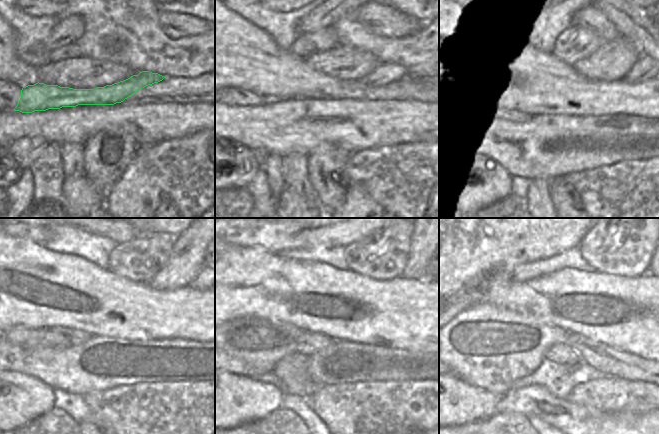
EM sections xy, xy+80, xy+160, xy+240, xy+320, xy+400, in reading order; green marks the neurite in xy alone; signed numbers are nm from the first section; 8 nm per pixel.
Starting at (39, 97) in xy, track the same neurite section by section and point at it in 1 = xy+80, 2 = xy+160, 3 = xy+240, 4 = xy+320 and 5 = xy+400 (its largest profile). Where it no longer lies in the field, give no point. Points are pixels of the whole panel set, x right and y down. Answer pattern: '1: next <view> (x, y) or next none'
1: next xy+80 (387, 73)
2: next xy+160 (642, 70)
3: next xy+240 (194, 283)
4: next none
5: next none

